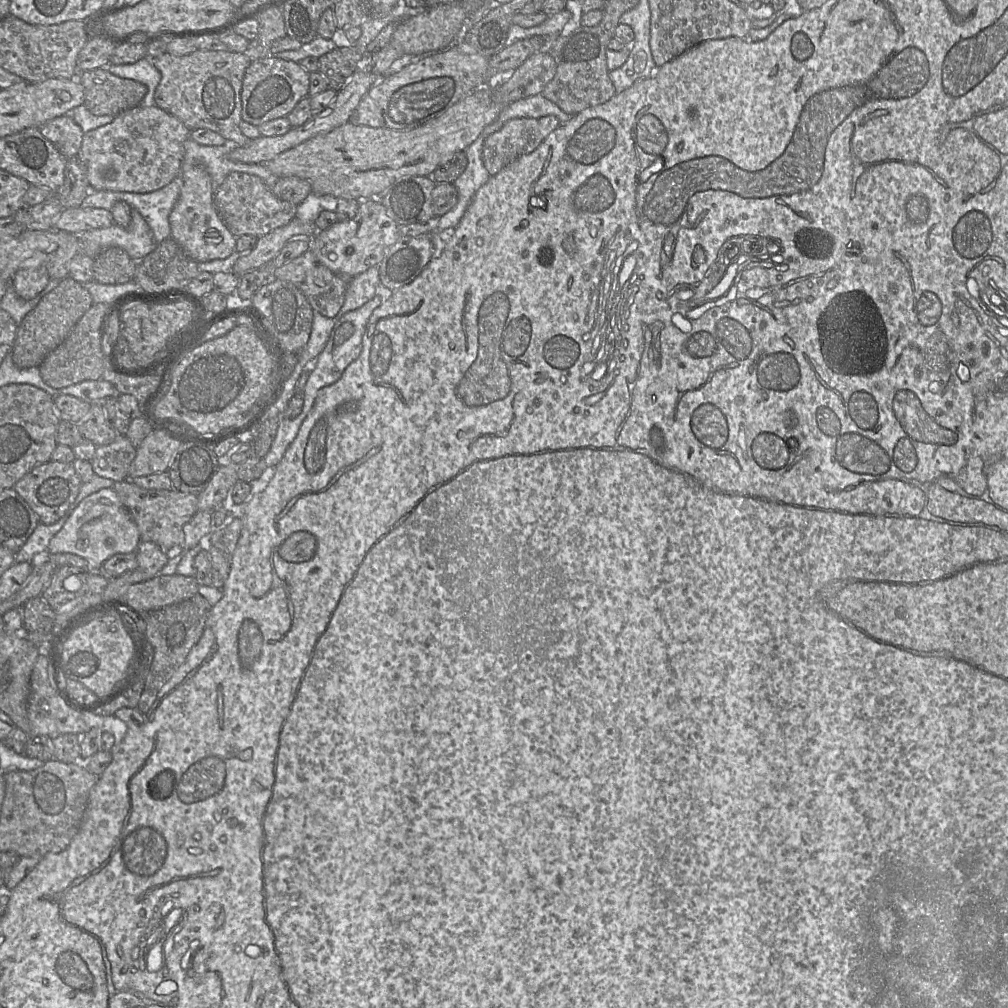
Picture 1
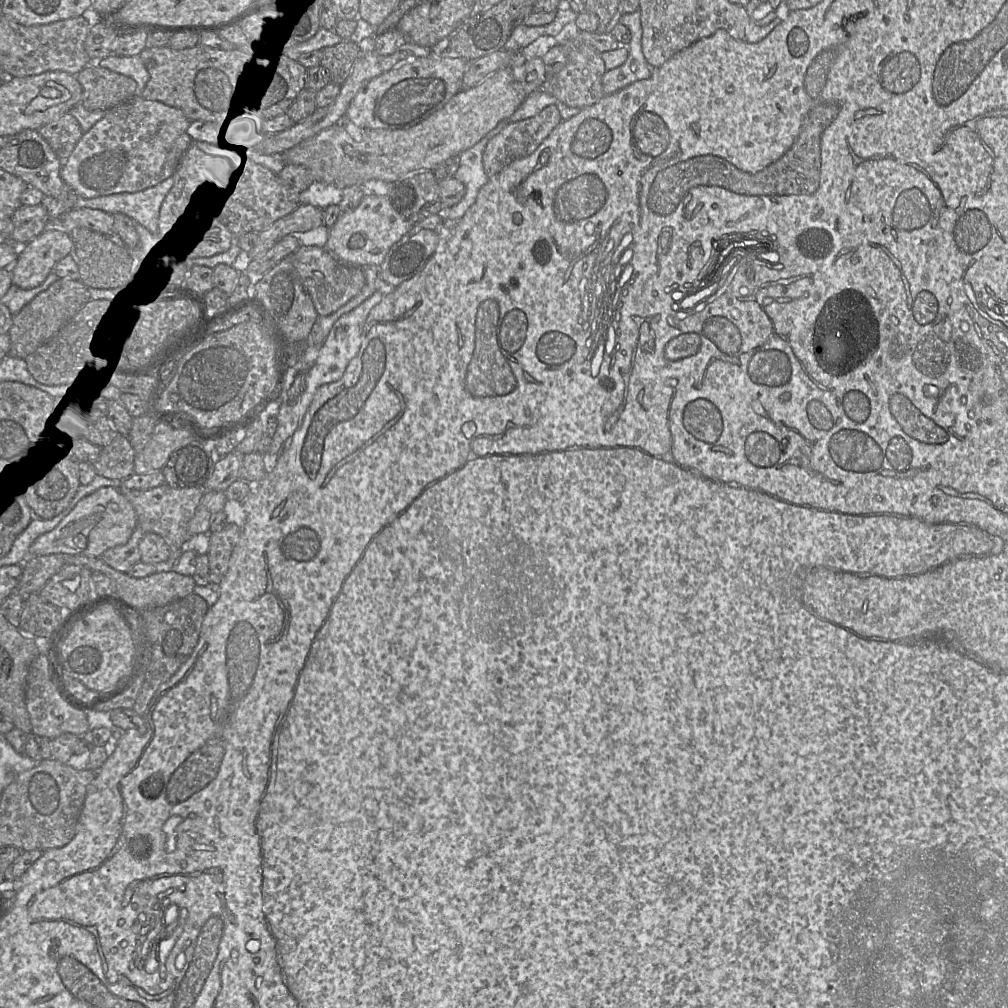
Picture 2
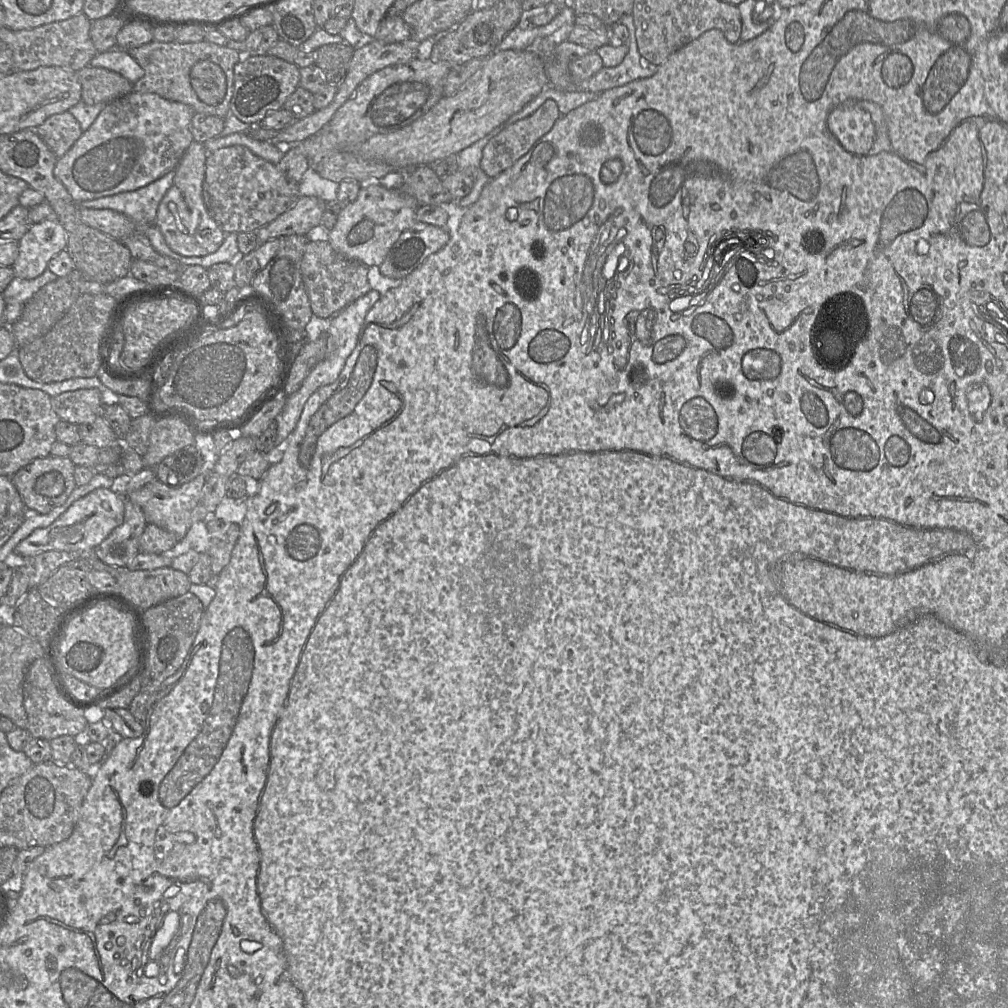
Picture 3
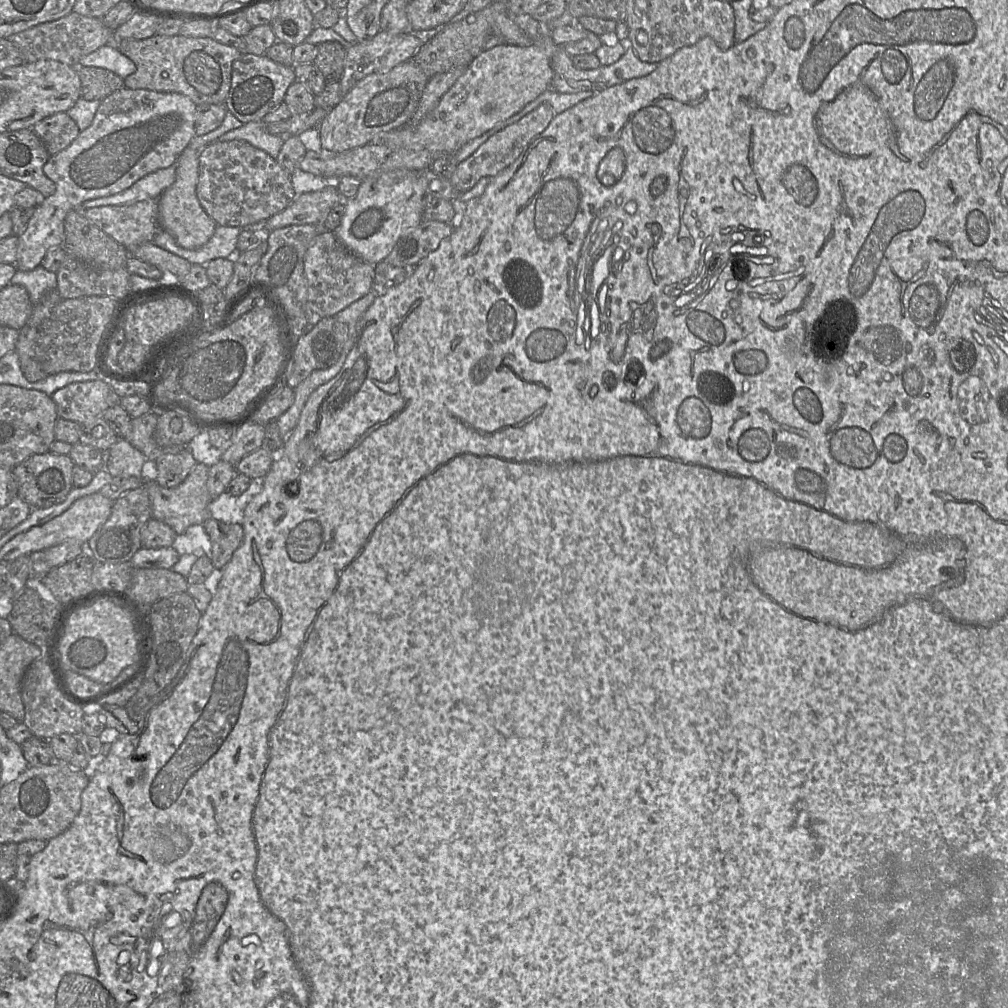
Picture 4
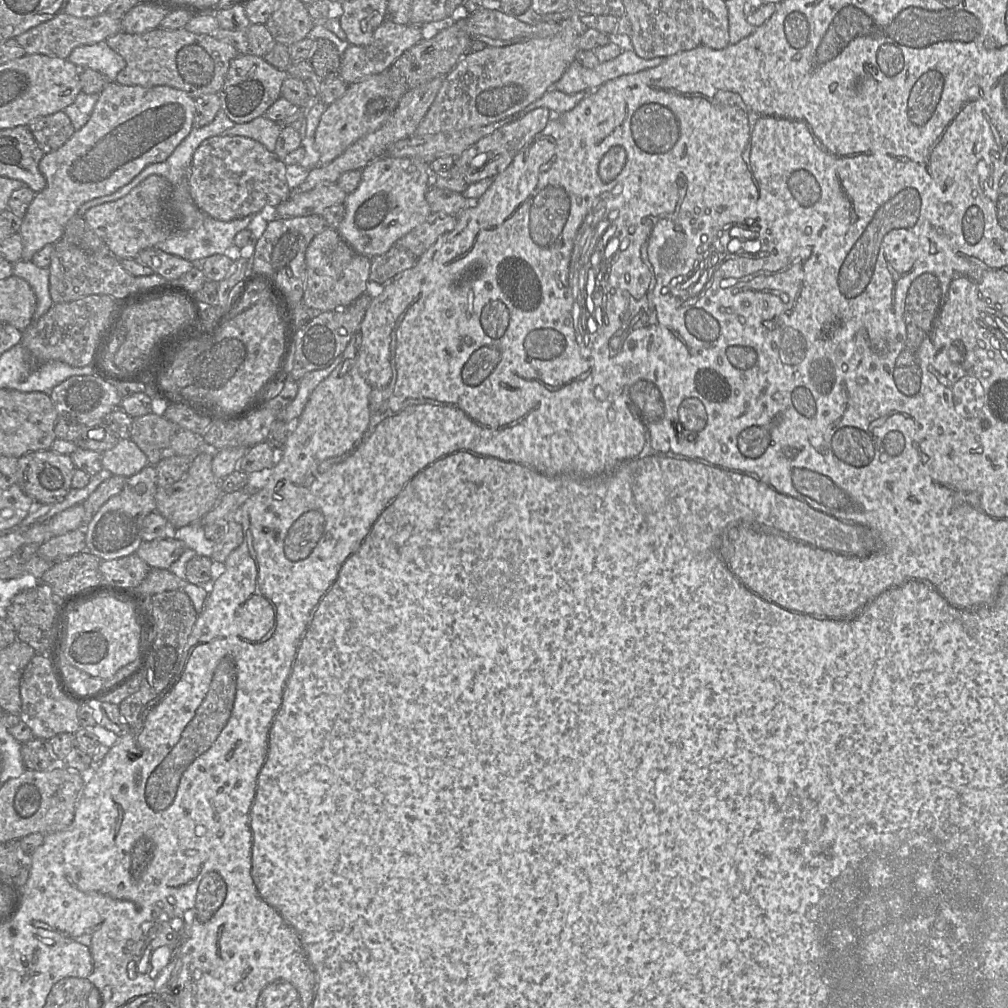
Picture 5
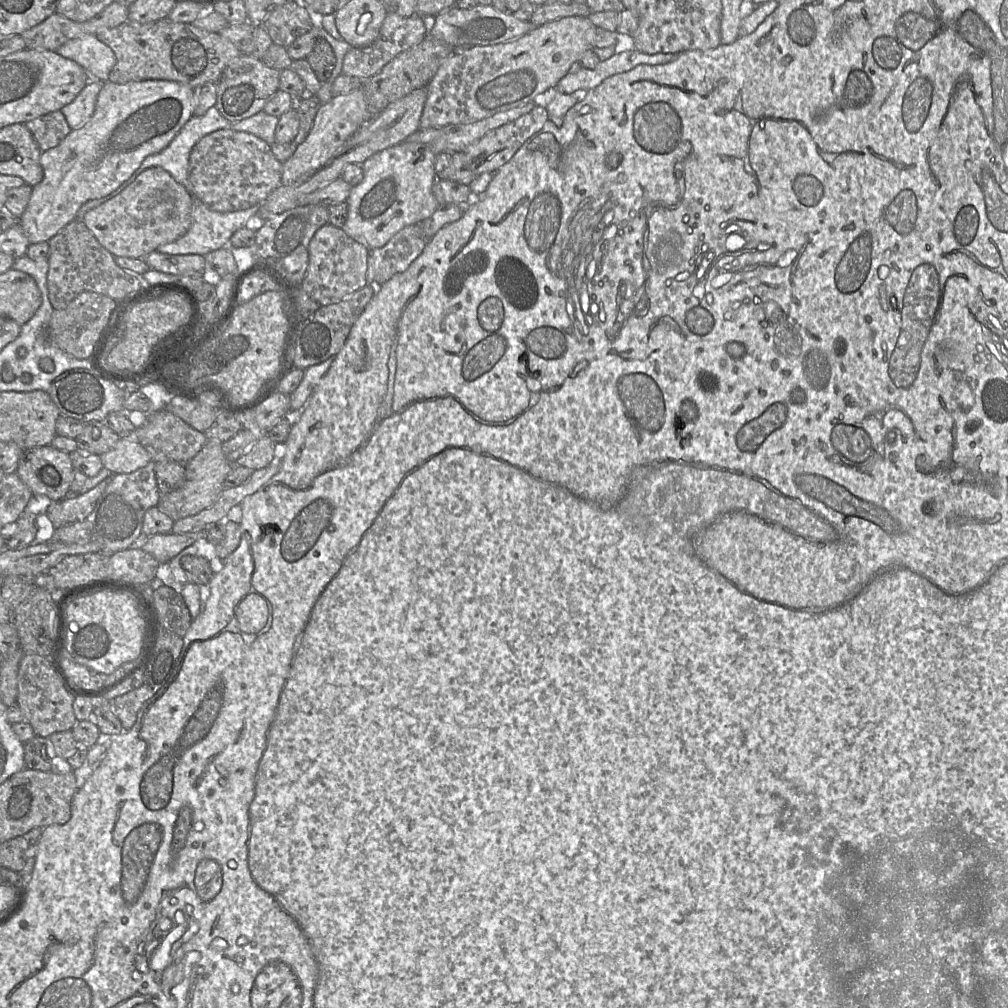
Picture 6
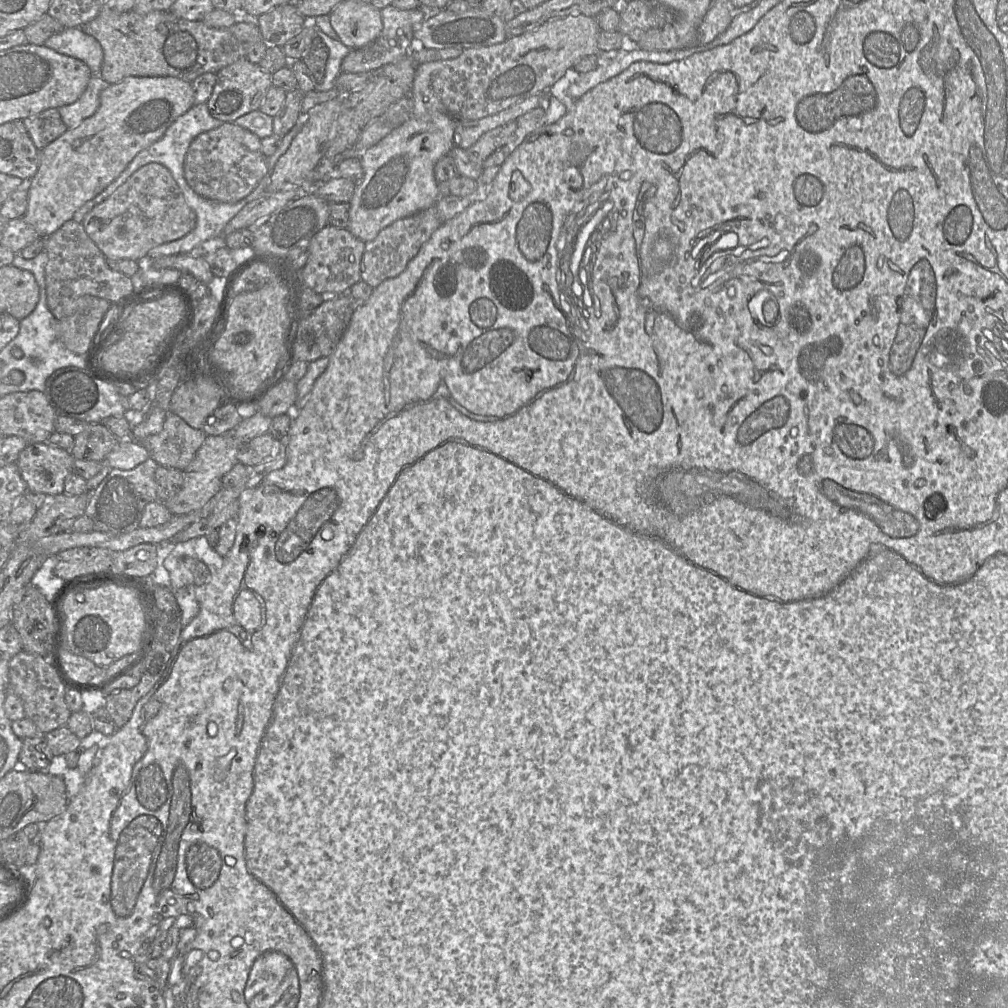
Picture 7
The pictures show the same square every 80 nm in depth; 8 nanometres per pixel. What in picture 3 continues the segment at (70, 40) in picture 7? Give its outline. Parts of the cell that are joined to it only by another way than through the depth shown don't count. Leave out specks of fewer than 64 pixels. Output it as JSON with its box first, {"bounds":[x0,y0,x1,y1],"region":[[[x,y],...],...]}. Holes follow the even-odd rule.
{"bounds":[89,47,144,84],"region":[[[117,47],[106,52],[97,53],[91,59],[89,65],[118,72],[133,84],[144,75],[143,68],[130,56],[128,51]]]}

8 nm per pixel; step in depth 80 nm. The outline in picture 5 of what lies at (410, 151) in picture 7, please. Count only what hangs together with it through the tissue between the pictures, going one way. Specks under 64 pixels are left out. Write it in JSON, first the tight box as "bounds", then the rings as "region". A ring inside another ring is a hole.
{"bounds":[338,157,432,255],"region":[[[380,157],[373,160],[362,169],[358,188],[346,198],[346,213],[338,232],[362,255],[385,254],[398,239],[422,224],[432,213],[426,200],[430,178],[430,165],[417,158]]]}

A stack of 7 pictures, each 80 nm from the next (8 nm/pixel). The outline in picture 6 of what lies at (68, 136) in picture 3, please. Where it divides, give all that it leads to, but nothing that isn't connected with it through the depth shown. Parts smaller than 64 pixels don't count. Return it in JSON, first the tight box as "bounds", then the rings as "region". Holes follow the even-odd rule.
{"bounds":[24,110,72,152],"region":[[[61,110],[47,113],[24,124],[42,152],[59,145],[72,130]]]}

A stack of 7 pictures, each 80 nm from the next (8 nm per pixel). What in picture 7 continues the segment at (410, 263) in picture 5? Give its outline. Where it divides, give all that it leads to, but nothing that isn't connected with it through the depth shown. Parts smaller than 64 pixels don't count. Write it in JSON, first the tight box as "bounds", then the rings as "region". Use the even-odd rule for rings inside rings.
{"bounds":[361,205,442,288],"region":[[[434,205],[411,216],[398,219],[382,229],[374,240],[365,242],[365,251],[361,260],[361,280],[375,288],[384,280],[398,276],[441,224],[442,220]]]}

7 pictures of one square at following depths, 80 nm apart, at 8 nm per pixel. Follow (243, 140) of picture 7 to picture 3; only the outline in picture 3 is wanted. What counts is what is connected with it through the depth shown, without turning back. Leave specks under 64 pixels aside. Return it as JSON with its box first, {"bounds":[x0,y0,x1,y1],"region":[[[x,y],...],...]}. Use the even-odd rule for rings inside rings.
{"bounds":[202,145,300,233],"region":[[[233,145],[207,152],[205,177],[202,185],[205,206],[225,233],[257,231],[291,209],[300,197],[298,184],[288,179],[277,167],[255,155],[242,145]]]}

